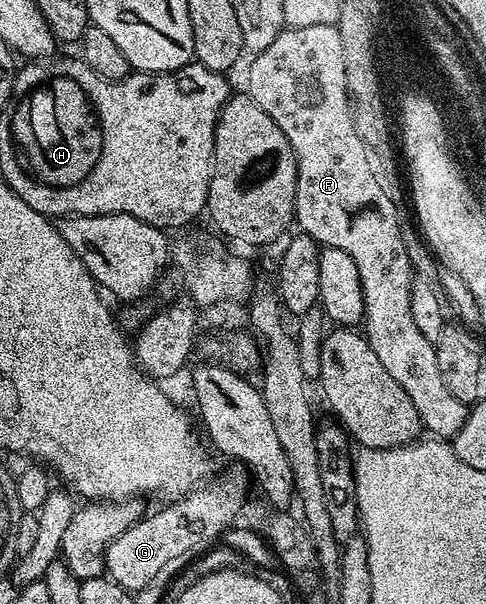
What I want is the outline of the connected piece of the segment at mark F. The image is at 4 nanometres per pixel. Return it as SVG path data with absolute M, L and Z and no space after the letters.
M326 24L325 26L301 26L300 28L284 27L283 31L277 34L277 38L273 38L270 46L265 46L265 50L254 53L252 60L255 61L247 68L246 91L255 99L257 106L261 106L261 110L265 110L265 114L269 114L269 118L273 118L273 122L277 122L277 126L281 126L285 138L289 138L289 146L293 146L293 154L299 163L297 166L297 194L295 195L294 219L297 228L299 224L298 231L302 235L316 240L323 248L345 250L345 254L349 254L349 258L353 258L353 262L357 266L357 274L361 278L361 290L363 291L362 327L365 329L369 346L373 346L373 354L377 354L377 359L381 361L381 366L385 366L385 370L389 370L389 375L400 384L401 390L405 390L405 394L409 394L409 398L412 400L413 406L417 409L417 414L421 418L424 429L432 437L450 441L459 433L461 426L465 426L469 408L466 403L458 401L453 396L452 391L449 390L449 387L446 386L445 379L442 378L441 369L438 366L436 345L429 338L425 338L425 334L421 334L421 330L417 330L417 325L413 323L413 313L411 313L409 307L413 269L409 262L409 250L405 250L405 238L401 234L401 217L399 217L398 210L395 209L394 202L391 201L390 194L383 189L383 184L379 181L378 174L371 169L372 153L366 152L361 140L357 138L357 130L353 126L351 101L347 99L347 83L345 82L345 50L341 50L341 34L338 27L333 24Z

